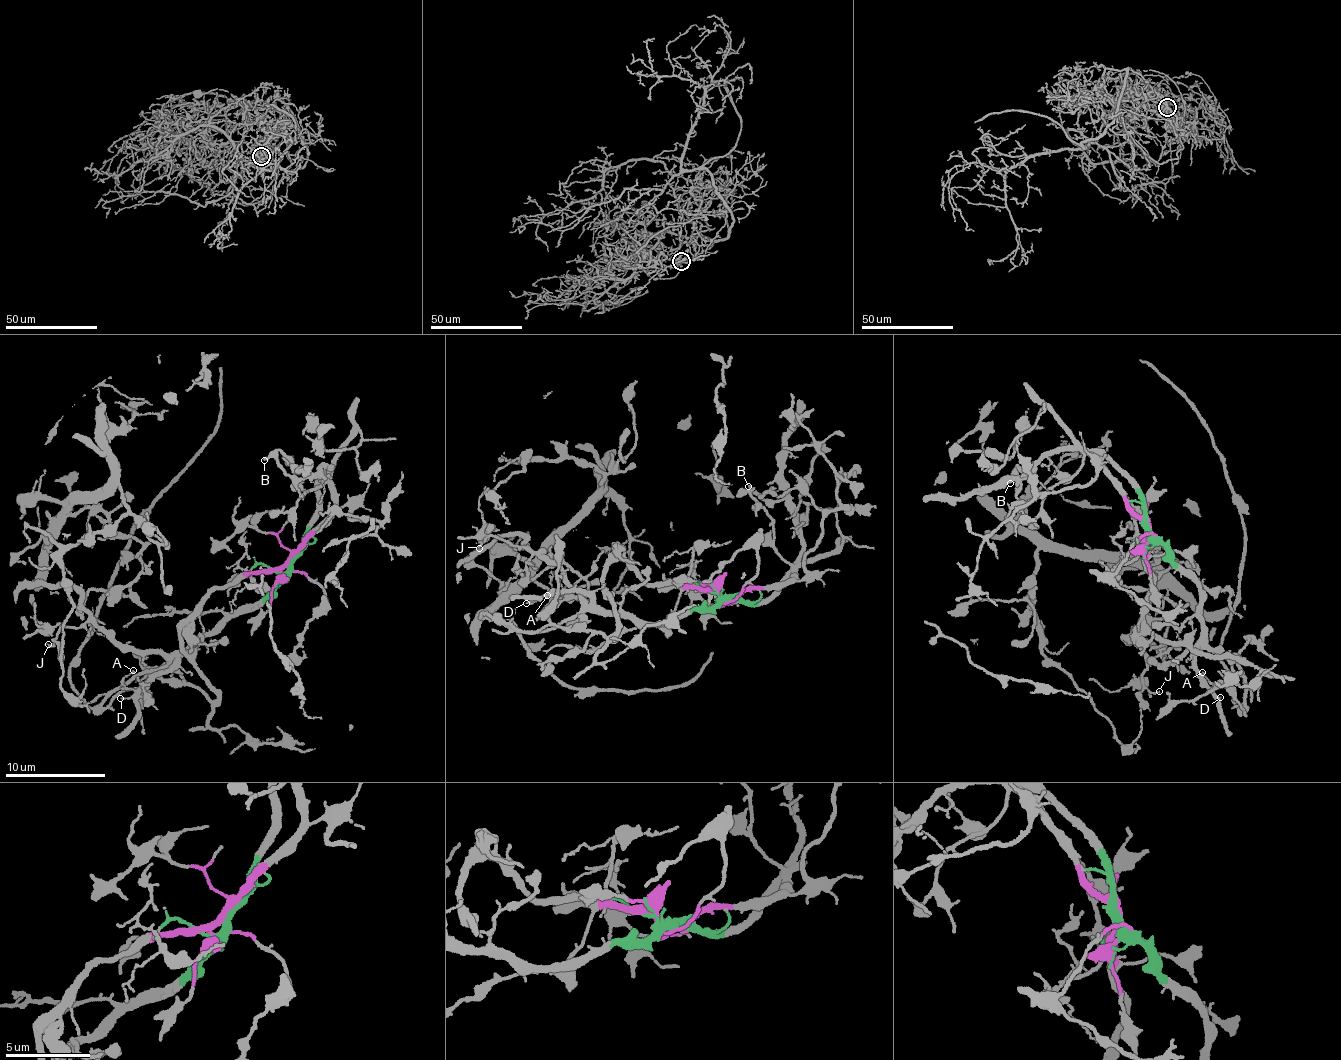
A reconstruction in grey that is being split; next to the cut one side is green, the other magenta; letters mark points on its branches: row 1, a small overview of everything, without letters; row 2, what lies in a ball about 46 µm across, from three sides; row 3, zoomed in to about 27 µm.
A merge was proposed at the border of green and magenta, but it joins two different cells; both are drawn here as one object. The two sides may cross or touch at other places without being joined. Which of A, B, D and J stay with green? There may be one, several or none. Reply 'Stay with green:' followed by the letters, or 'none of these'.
Stay with green: A, B, D, J

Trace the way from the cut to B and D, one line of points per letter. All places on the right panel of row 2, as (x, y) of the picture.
B: (1147, 532), (1143, 496), (1102, 456), (1068, 450), (1041, 454), (1024, 478), (1018, 467), (1009, 482)
D: (1147, 532), (1197, 586), (1204, 633), (1196, 664), (1215, 696), (1220, 697)

